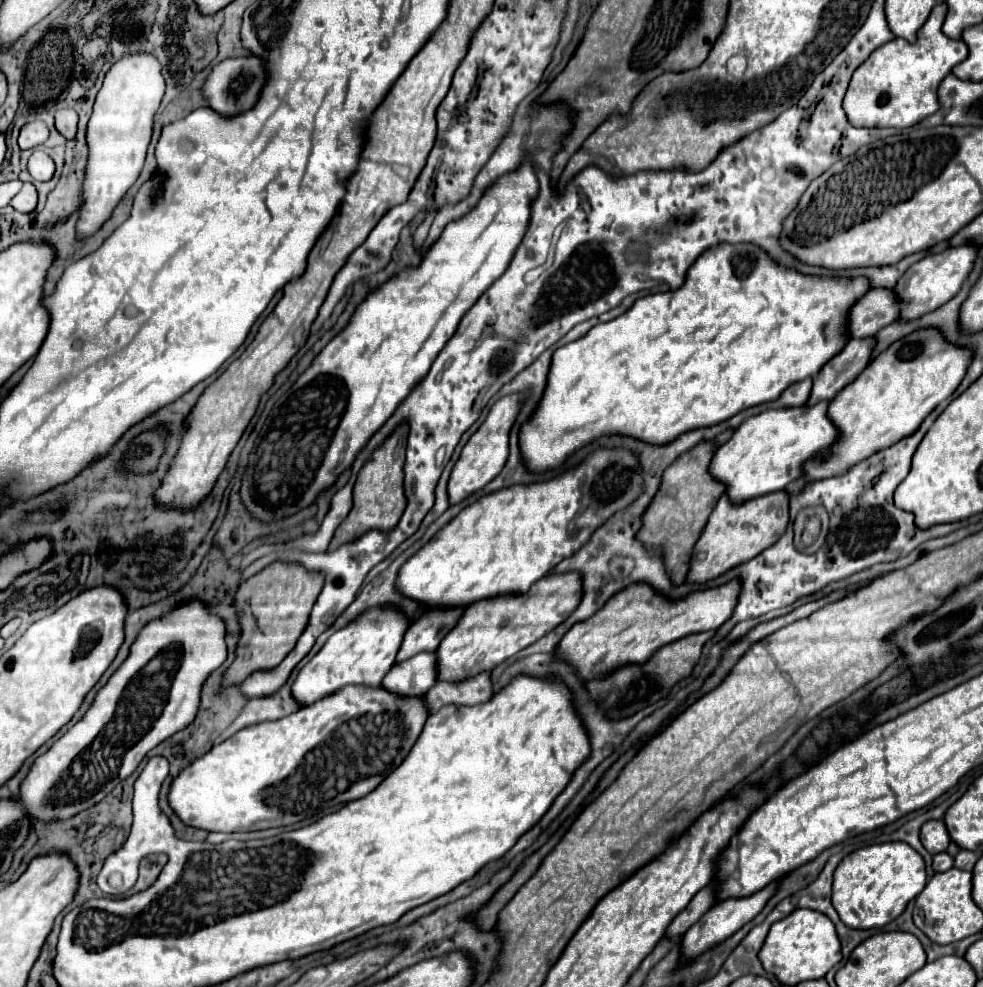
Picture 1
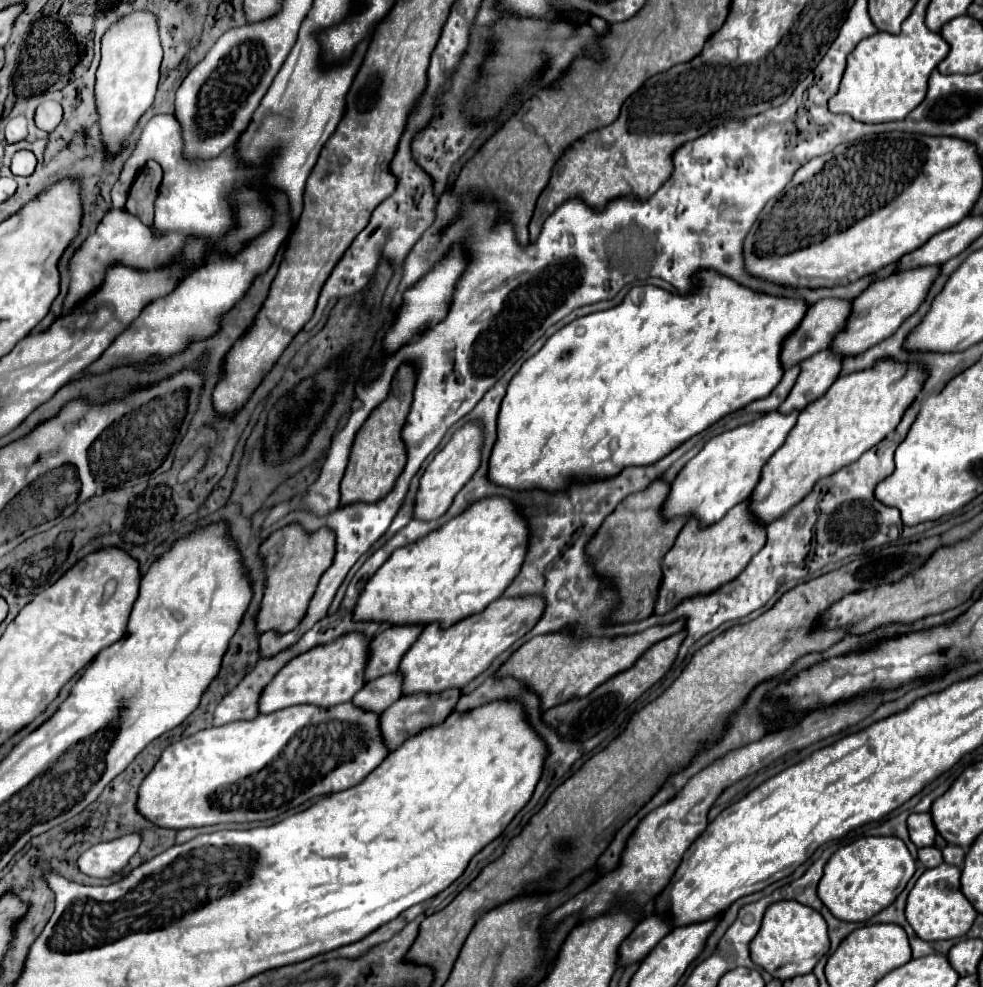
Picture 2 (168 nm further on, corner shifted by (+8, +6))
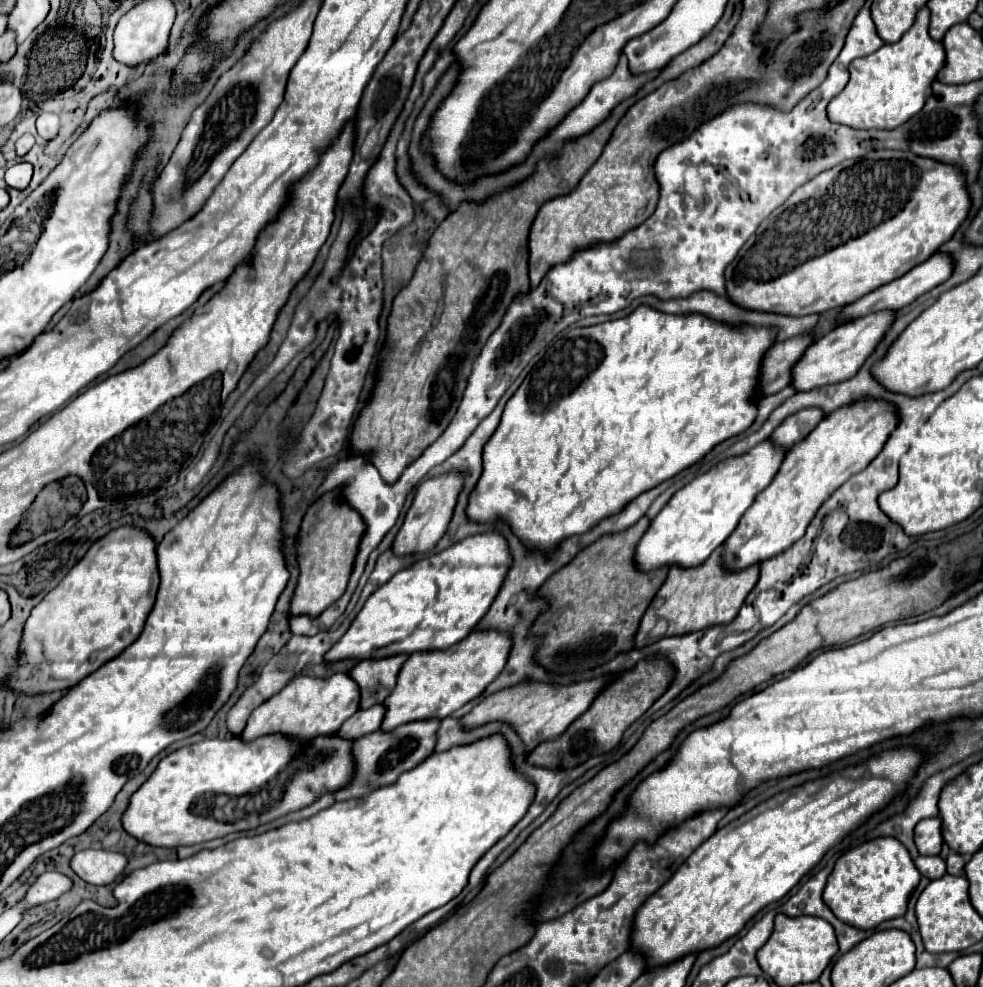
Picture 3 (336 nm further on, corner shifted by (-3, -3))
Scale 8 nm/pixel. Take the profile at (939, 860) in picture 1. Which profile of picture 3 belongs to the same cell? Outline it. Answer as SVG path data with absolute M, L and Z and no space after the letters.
M918 856L916 868L920 870L922 876L926 876L930 880L942 878L946 874L946 862L940 856Z

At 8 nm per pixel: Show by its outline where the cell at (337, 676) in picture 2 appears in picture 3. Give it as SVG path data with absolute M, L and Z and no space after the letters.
M336 672L330 678L296 676L270 700L262 702L250 716L242 740L254 740L270 732L282 732L294 738L314 738L318 734L336 732L360 708L360 688L348 672Z

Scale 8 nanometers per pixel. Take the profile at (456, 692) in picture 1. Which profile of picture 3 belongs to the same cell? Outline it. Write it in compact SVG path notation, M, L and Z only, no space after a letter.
M414 720L408 724L402 724L390 732L376 730L356 740L354 744L354 756L358 756L358 776L350 782L350 788L346 792L334 794L336 800L348 800L370 794L374 788L392 784L394 778L398 778L402 772L414 768L418 762L422 762L430 752L436 748L440 720Z

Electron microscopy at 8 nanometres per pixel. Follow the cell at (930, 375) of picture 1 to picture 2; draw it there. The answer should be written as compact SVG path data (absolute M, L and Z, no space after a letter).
M891 359L877 361L873 369L839 377L823 397L799 413L785 445L763 467L755 491L749 495L749 511L755 521L767 527L773 519L781 519L819 479L857 461L867 449L885 439L917 397L923 381L925 373L919 365L903 365Z

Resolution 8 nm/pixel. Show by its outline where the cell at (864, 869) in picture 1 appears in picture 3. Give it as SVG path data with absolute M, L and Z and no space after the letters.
M876 838L840 856L832 874L828 876L824 902L842 922L860 930L872 930L884 920L906 914L908 898L916 890L920 878L922 876L902 842L896 838Z

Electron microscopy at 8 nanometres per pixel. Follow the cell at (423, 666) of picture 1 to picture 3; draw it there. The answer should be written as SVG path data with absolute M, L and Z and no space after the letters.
M374 704L366 710L358 710L354 716L350 716L350 720L346 720L346 724L342 724L342 728L338 730L340 736L350 736L350 738L360 738L366 732L374 732L382 726L382 720L386 716L386 706L384 704Z

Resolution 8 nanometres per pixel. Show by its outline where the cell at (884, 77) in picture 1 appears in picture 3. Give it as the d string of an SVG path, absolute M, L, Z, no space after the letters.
M924 6L914 26L894 44L884 44L870 56L856 58L850 64L850 82L828 104L830 122L862 130L894 130L916 116L932 96L932 82L946 62L944 46L930 38L930 10Z

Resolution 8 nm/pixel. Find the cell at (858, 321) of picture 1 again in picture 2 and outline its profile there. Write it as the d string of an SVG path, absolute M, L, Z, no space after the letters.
M821 299L815 305L811 305L805 317L801 319L799 327L783 341L783 351L781 351L783 369L791 369L793 365L799 365L803 359L827 349L827 345L831 343L831 335L835 335L845 327L849 313L851 313L851 301L845 299Z

